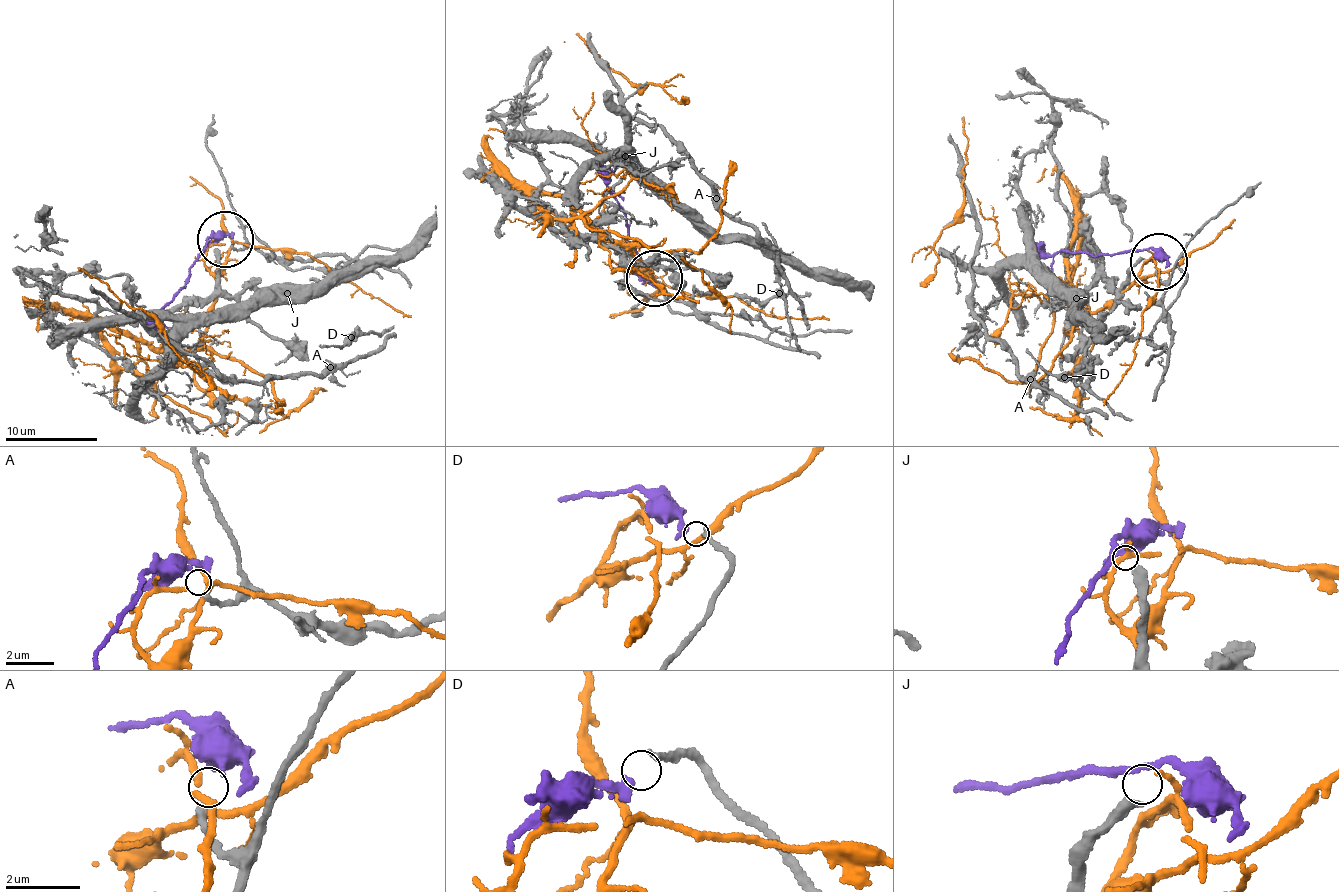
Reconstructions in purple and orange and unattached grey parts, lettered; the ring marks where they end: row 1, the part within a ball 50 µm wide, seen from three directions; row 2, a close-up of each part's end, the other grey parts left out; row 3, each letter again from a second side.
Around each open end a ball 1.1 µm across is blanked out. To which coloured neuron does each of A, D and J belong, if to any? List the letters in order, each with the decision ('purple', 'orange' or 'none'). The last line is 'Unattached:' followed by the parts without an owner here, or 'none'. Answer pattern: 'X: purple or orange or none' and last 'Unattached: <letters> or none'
A: none
D: purple
J: none
Unattached: A, J

